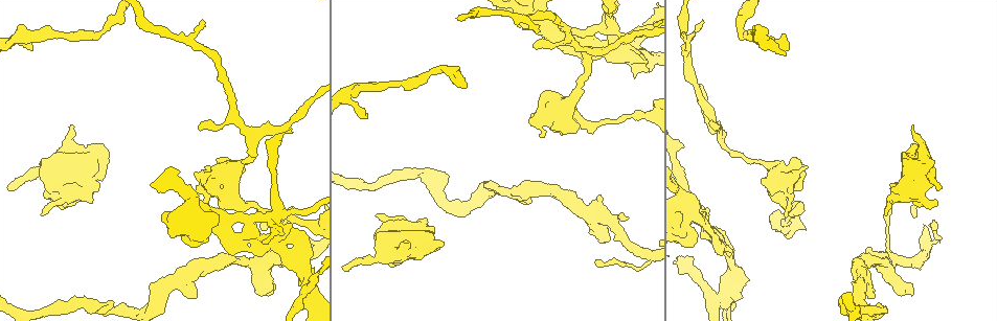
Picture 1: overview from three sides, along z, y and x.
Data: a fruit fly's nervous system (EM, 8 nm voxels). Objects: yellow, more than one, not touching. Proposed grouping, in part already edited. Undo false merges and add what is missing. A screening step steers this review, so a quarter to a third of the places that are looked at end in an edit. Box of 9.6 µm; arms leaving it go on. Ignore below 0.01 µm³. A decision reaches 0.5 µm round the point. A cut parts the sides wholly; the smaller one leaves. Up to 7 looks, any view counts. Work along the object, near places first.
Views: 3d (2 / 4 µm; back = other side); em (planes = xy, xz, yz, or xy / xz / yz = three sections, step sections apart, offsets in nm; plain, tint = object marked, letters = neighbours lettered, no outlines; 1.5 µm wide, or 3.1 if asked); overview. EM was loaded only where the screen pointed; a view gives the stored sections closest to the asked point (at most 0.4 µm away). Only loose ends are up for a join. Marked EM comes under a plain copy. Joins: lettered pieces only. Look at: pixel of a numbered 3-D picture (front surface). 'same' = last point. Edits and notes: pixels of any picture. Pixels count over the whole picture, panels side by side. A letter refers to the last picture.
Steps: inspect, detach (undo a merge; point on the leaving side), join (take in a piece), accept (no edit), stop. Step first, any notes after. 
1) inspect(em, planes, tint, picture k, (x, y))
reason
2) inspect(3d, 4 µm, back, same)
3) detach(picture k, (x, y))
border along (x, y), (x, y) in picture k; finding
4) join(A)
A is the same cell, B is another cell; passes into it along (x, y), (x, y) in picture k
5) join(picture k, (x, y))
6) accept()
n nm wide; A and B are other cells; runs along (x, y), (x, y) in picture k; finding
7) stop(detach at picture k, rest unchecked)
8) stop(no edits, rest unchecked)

inspect(em, xz, step 4, letters, picture 1, (612, 32))
branch point

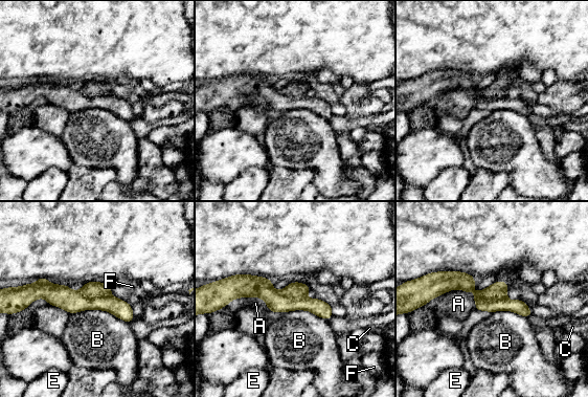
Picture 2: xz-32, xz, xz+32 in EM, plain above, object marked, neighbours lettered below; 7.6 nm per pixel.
inspect(em, planes, letters, same)

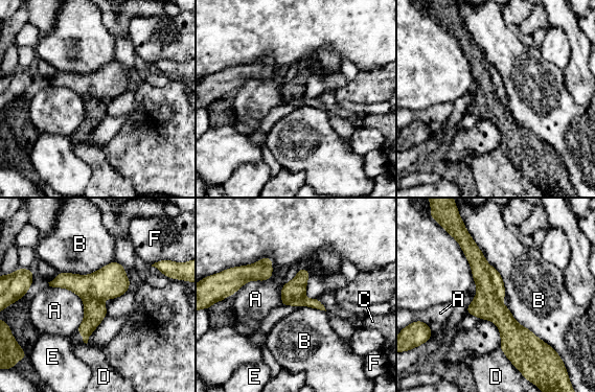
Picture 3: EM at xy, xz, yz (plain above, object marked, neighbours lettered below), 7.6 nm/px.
detach(picture 3, (497, 280))
B touches over 600 nm; A, B, C, D, E and F are other cells; the part that leaves runs along (283, 301), (312, 302), (320, 306) in picture 3; two neurons meet here

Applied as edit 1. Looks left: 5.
inspect(overview)
see it whole again

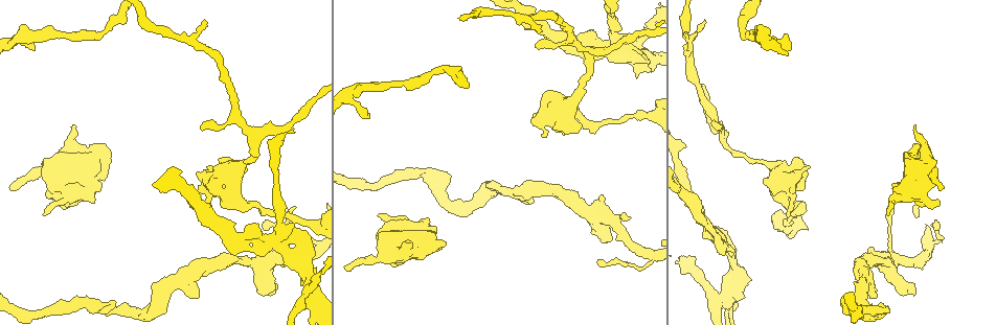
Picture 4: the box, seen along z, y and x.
inspect(3d, 2 µm, picture 4, (914, 127))
an open end

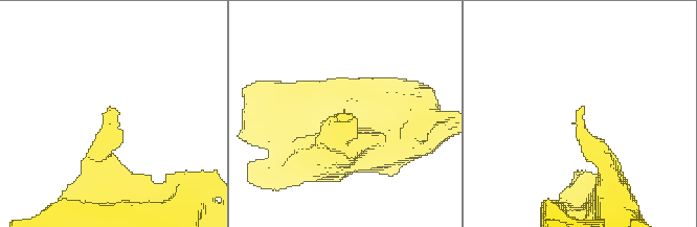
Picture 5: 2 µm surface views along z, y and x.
inspect(em, 3.1 µm, xz, step 16, letters, picture 5, (579, 112))
shape alone is not enough

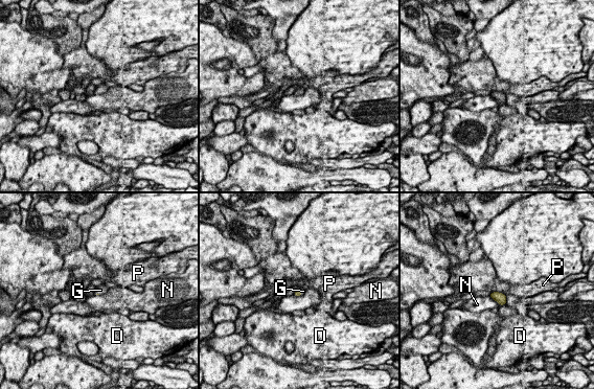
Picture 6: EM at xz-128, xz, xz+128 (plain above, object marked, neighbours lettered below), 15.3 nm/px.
inspect(em, 3.1 µm, planes, letters, same)

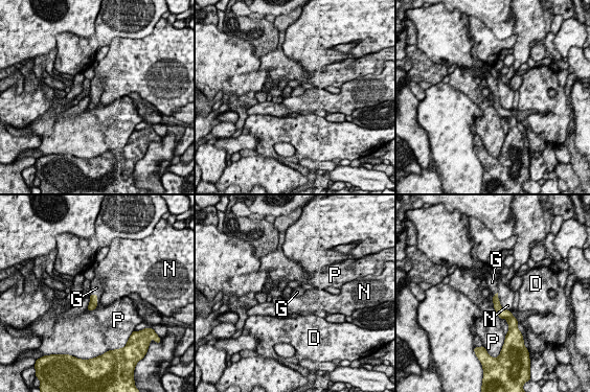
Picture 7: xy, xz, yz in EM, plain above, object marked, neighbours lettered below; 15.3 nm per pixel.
join(G)
N touches over 280 nm; G is the same cell, D, N and P are other cells; passes into it along (92, 305), (96, 298), (96, 287) in picture 7; the neuron continues

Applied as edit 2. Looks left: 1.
stop(detach at picture 3, join at picture 7, rest unchecked)

